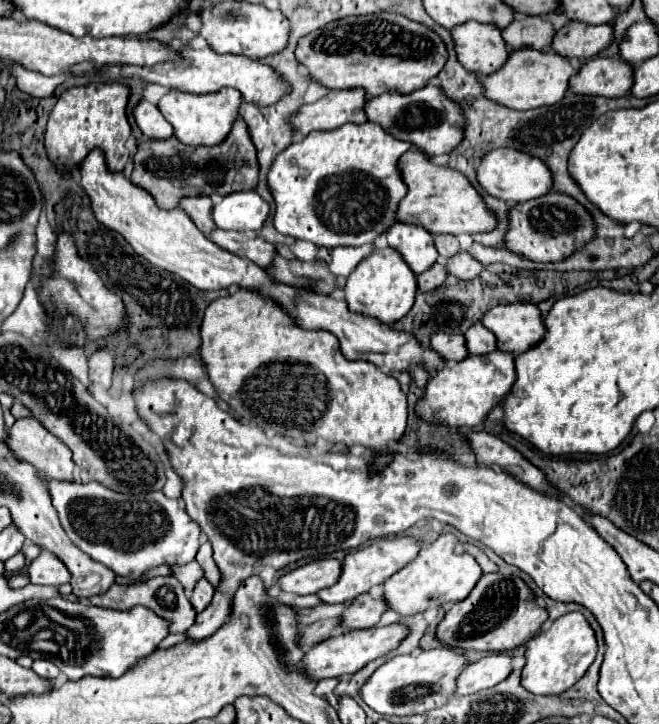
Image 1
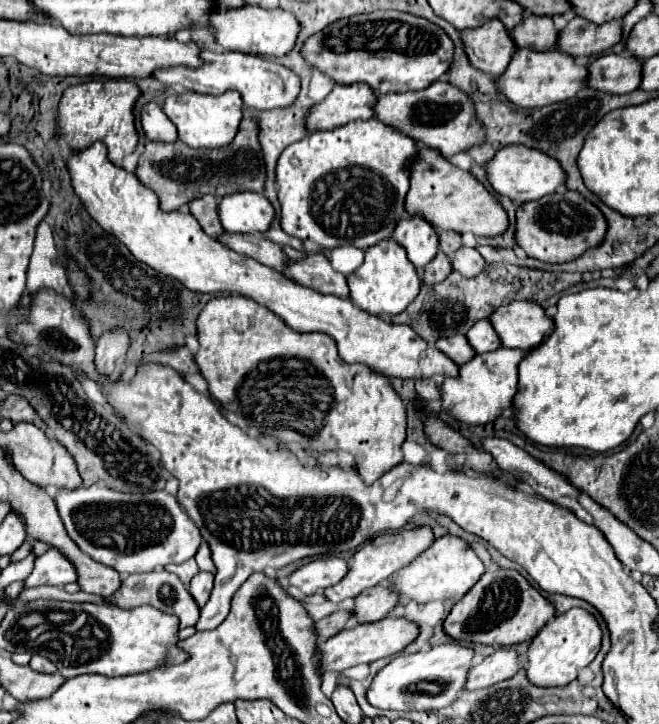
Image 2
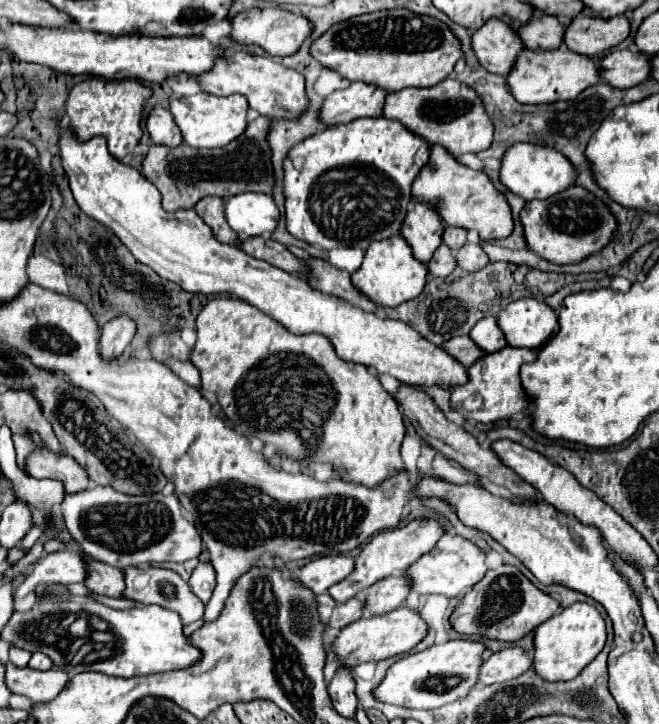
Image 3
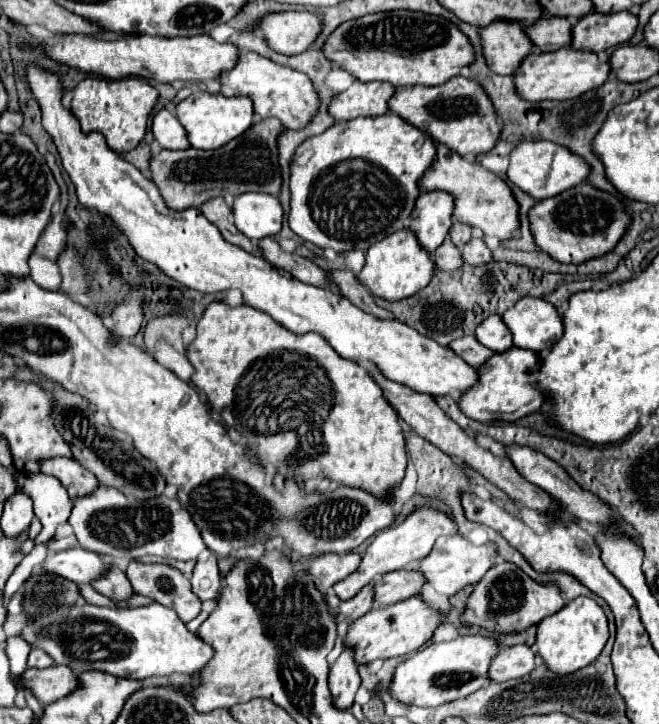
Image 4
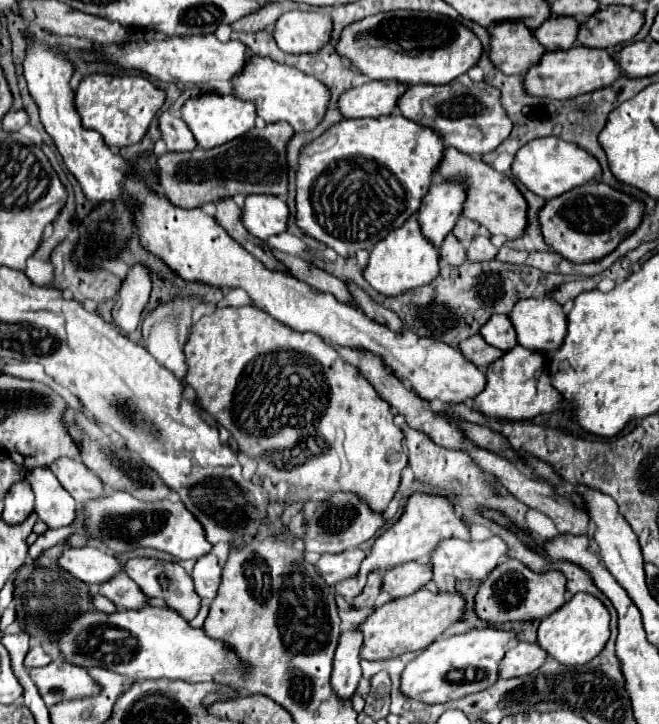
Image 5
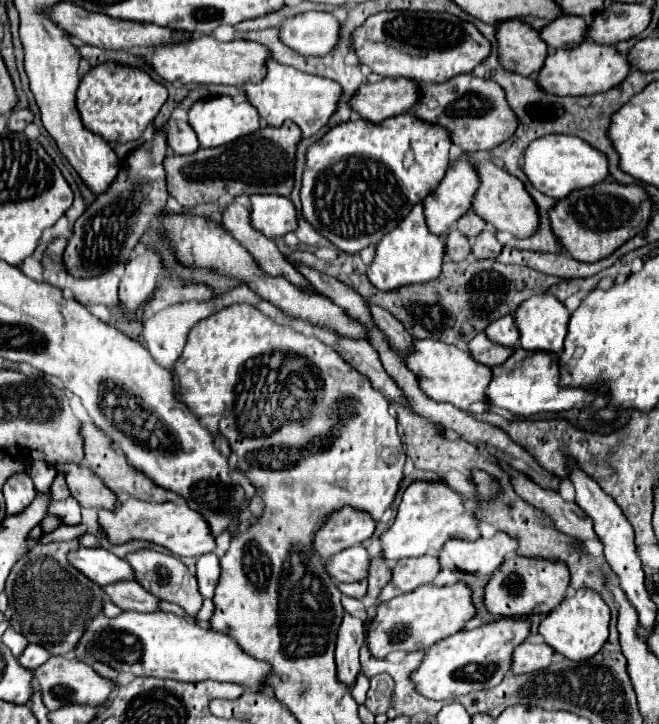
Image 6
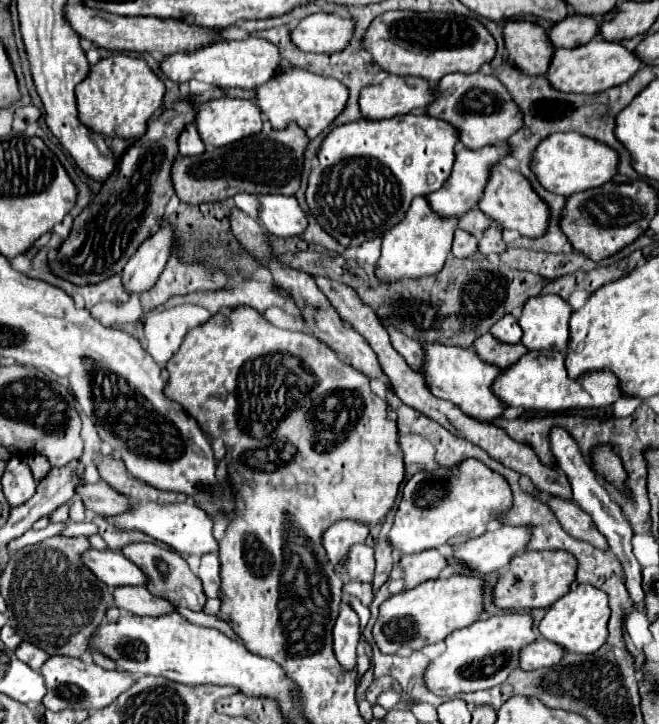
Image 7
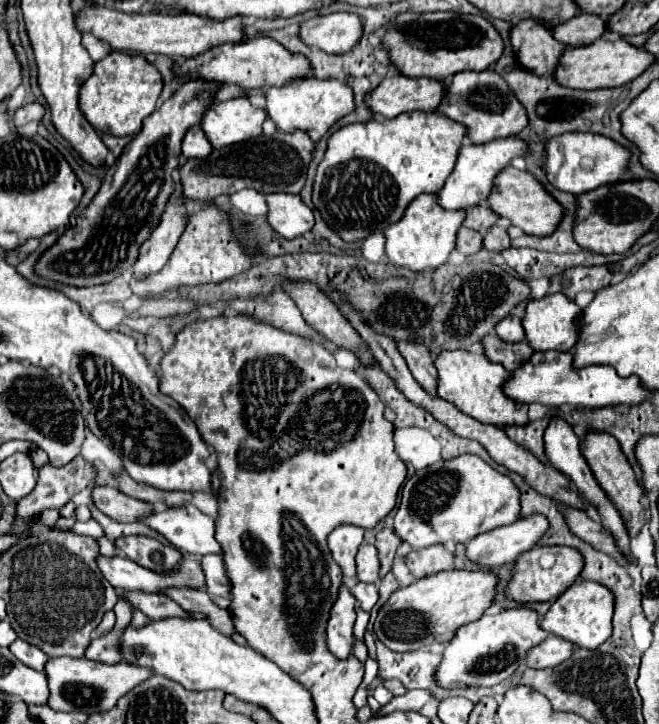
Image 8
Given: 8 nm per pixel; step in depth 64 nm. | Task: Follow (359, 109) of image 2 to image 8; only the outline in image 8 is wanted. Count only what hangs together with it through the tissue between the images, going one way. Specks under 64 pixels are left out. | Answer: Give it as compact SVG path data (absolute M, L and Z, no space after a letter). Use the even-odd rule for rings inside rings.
M402 74L384 78L366 96L366 106L374 116L394 118L410 110L434 112L444 98L444 82L432 78L408 78Z

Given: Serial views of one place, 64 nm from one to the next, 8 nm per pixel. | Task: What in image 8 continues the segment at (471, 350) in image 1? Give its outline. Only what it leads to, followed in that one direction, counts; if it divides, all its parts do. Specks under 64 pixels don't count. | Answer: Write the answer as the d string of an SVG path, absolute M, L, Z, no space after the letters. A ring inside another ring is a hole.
M506 316L504 320L500 320L500 324L496 324L494 332L498 334L498 338L506 340L506 342L522 342L524 340L524 328L522 328L522 320L518 316Z

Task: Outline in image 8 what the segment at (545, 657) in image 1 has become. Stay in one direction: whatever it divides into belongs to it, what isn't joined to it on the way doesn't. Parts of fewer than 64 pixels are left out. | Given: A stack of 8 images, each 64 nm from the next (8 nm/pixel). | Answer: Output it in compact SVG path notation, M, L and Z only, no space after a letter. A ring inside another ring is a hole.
M580 580L578 584L570 586L558 600L552 602L550 610L540 620L540 628L544 628L548 634L570 640L578 648L596 650L612 636L612 612L614 612L612 592L608 592L608 588L604 588L602 584Z

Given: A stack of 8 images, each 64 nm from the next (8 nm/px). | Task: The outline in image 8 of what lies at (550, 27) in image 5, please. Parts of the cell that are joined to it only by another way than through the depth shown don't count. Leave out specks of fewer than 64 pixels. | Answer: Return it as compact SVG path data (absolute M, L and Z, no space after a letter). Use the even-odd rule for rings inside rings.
M576 14L572 20L558 24L552 34L564 46L586 46L606 32L606 22L594 14Z

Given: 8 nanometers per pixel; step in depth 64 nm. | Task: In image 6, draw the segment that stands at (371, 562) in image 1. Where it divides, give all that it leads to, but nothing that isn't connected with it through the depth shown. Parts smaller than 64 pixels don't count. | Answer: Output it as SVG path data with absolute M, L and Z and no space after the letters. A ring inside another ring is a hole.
M412 482L402 498L402 504L398 508L396 520L394 524L380 536L380 556L384 560L402 560L402 558L416 558L416 556L432 555L438 556L440 550L444 546L444 542L458 538L458 540L478 540L478 520L474 518L474 514L470 514L470 510L466 508L466 498L458 496L450 486L442 484L442 482ZM352 582L352 584L336 584L340 588L342 594L346 596L352 596L352 598L360 598L366 594L366 582Z

